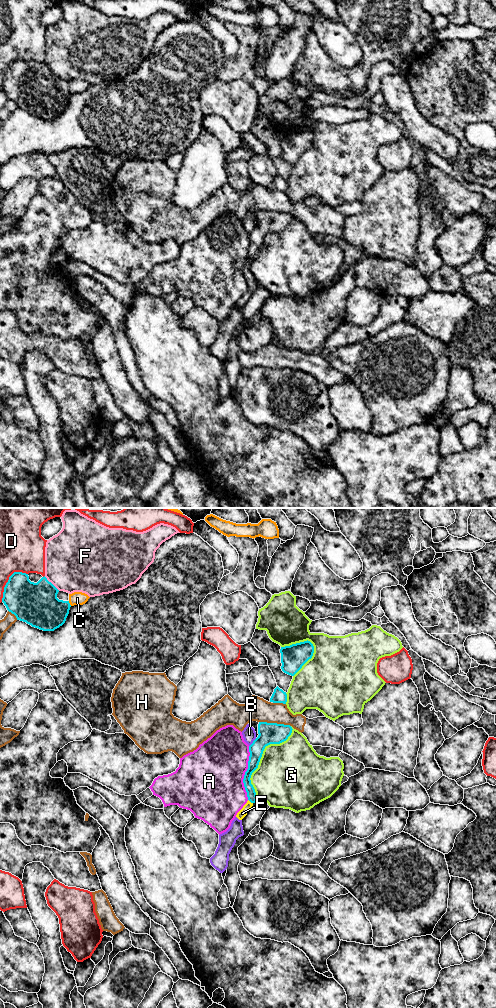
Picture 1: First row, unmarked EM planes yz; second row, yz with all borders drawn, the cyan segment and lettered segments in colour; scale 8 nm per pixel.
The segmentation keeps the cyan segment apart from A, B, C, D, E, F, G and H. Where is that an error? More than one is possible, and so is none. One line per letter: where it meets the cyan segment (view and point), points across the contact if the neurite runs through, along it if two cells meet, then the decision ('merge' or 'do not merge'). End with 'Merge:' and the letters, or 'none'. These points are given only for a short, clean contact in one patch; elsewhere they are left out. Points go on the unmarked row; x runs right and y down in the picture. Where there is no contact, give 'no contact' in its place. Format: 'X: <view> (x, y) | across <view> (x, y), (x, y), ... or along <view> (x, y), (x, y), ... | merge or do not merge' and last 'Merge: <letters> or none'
A: yz (245, 261) | do not merge
B: yz (253, 230) | do not merge
C: yz (69, 91) | do not merge
D: yz (8, 68) | do not merge
E: yz (250, 289) | across yz (251, 282), (250, 289), (242, 301) | merge
F: yz (51, 71) | do not merge
G: yz (261, 244) | do not merge
H: yz (275, 211) | do not merge
Merge: E

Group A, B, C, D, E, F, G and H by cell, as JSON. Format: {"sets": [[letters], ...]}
{"sets": [["A"], ["B"], ["C"], ["D"], ["E"], ["F"], ["G"], ["H"]]}

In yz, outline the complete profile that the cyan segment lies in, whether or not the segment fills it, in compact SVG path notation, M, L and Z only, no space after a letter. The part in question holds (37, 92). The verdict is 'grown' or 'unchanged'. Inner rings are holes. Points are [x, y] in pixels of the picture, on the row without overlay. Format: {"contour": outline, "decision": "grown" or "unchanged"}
{"contour": "M14 60L4 75L2 90L17 108L43 119L54 119L62 114L69 102L69 89L57 86L59 78L44 64L37 71L31 70L26 61Z", "decision": "unchanged"}

